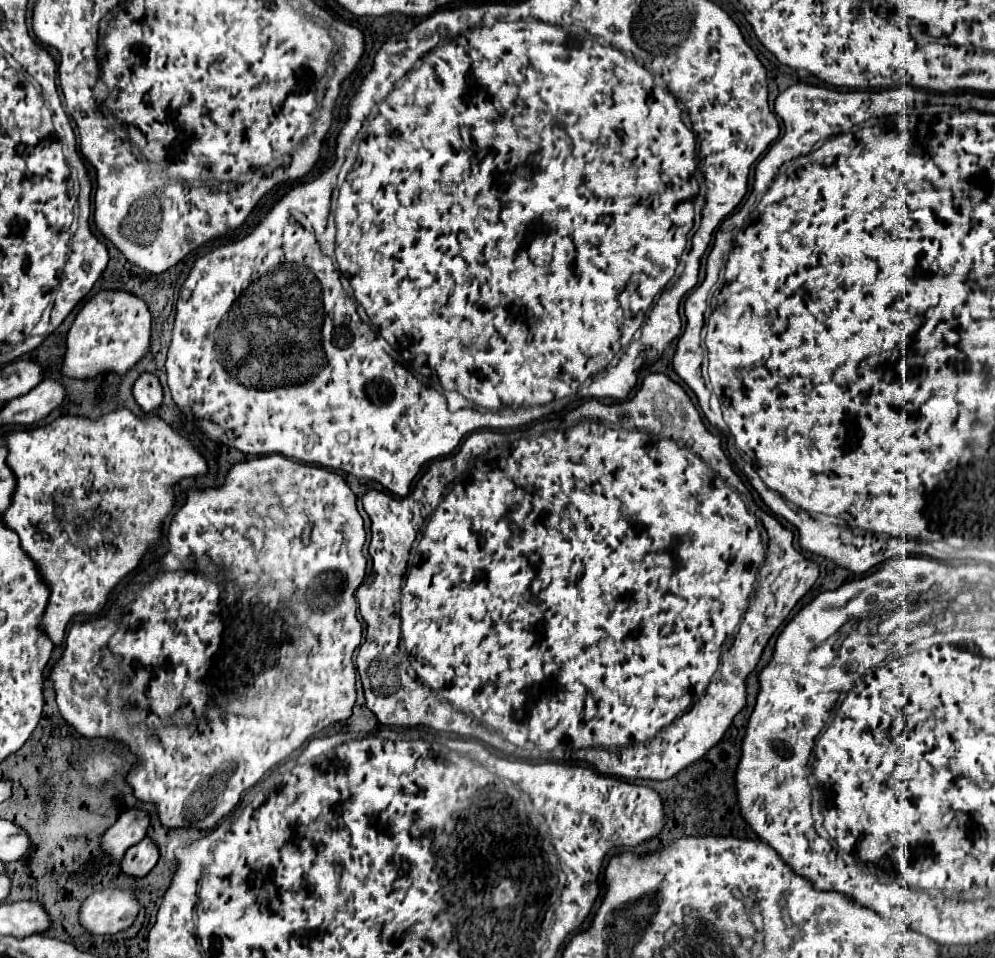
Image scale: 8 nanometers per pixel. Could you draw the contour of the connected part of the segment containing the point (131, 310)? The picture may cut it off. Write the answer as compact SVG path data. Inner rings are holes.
M122 289L100 291L80 307L72 327L66 333L66 353L60 375L88 381L96 379L102 371L114 371L122 377L146 357L150 343L152 317L144 299Z

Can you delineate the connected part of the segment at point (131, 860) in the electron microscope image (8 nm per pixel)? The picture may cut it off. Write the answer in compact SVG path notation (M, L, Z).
M146 837L138 845L134 845L134 847L130 847L126 851L120 867L122 867L124 875L142 879L142 877L146 877L150 873L150 869L156 865L156 861L158 861L156 845Z

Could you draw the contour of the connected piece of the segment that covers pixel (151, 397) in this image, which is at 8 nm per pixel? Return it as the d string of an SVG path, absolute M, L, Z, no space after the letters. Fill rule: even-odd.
M142 373L134 383L134 399L144 413L154 413L162 405L162 385L156 375Z

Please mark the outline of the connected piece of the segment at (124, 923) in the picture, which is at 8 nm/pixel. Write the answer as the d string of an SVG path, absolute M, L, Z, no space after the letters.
M130 889L92 893L80 907L80 925L94 935L112 935L130 927L138 915L138 901Z

